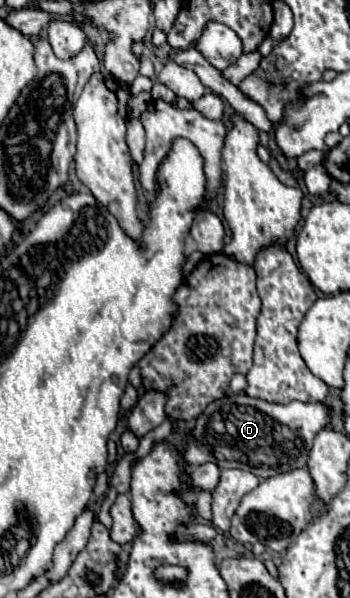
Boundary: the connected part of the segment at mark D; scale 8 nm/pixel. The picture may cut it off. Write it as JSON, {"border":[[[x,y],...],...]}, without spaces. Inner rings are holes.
{"border":[[[245,392],[213,400],[197,418],[183,456],[187,464],[215,462],[219,468],[241,468],[271,478],[297,468],[305,468],[313,438],[331,422],[323,402],[271,404],[251,398]]]}

